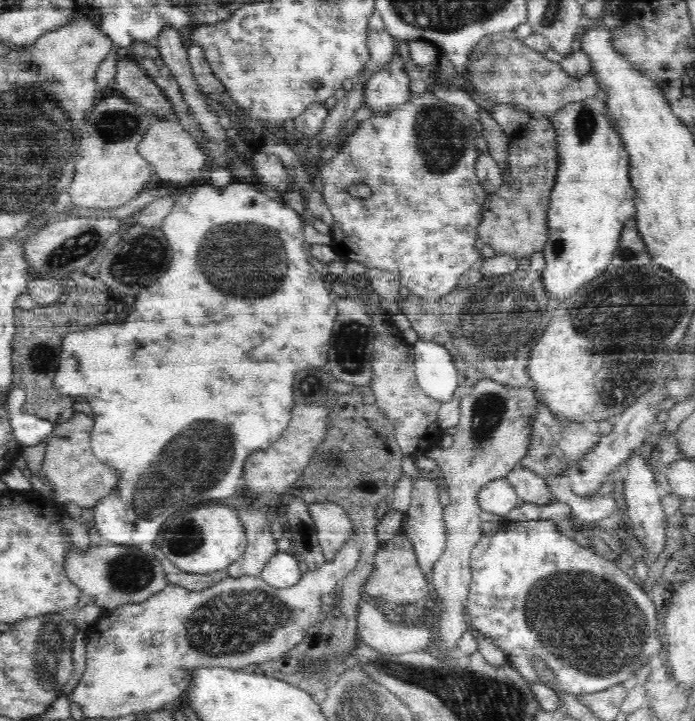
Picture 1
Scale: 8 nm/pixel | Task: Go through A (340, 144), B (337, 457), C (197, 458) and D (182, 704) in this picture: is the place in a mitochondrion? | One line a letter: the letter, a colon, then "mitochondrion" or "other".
A: other
B: mitochondrion
C: mitochondrion
D: other

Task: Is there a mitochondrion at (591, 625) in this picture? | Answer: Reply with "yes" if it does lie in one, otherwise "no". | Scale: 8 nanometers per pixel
yes

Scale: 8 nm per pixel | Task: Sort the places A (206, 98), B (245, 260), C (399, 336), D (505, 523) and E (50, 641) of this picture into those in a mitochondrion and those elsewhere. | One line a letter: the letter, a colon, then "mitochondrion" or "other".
A: other
B: mitochondrion
C: other
D: other
E: mitochondrion

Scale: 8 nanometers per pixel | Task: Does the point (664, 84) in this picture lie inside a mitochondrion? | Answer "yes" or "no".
no

